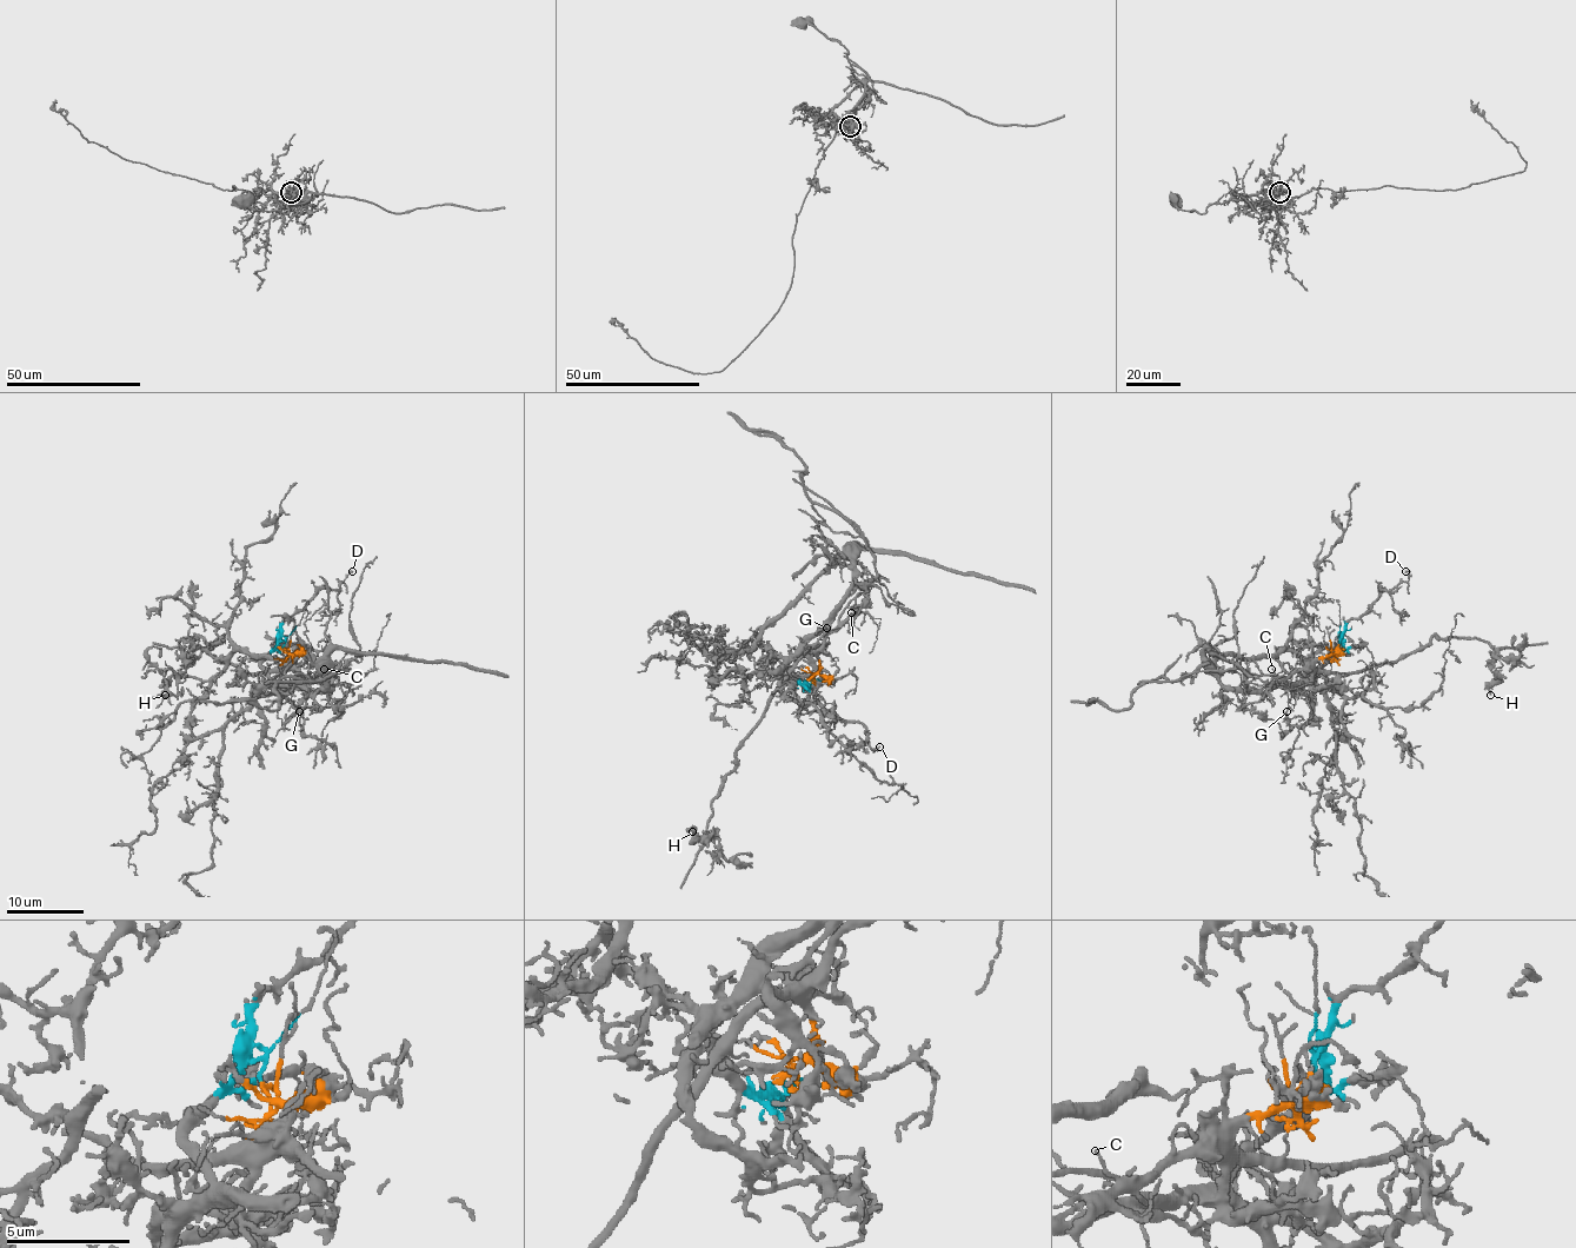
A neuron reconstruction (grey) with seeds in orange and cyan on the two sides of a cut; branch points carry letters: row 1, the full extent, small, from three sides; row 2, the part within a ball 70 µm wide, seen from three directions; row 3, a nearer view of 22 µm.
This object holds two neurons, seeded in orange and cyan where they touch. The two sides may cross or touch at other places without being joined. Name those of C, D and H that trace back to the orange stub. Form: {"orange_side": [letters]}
{"orange_side": ["C", "H"]}

